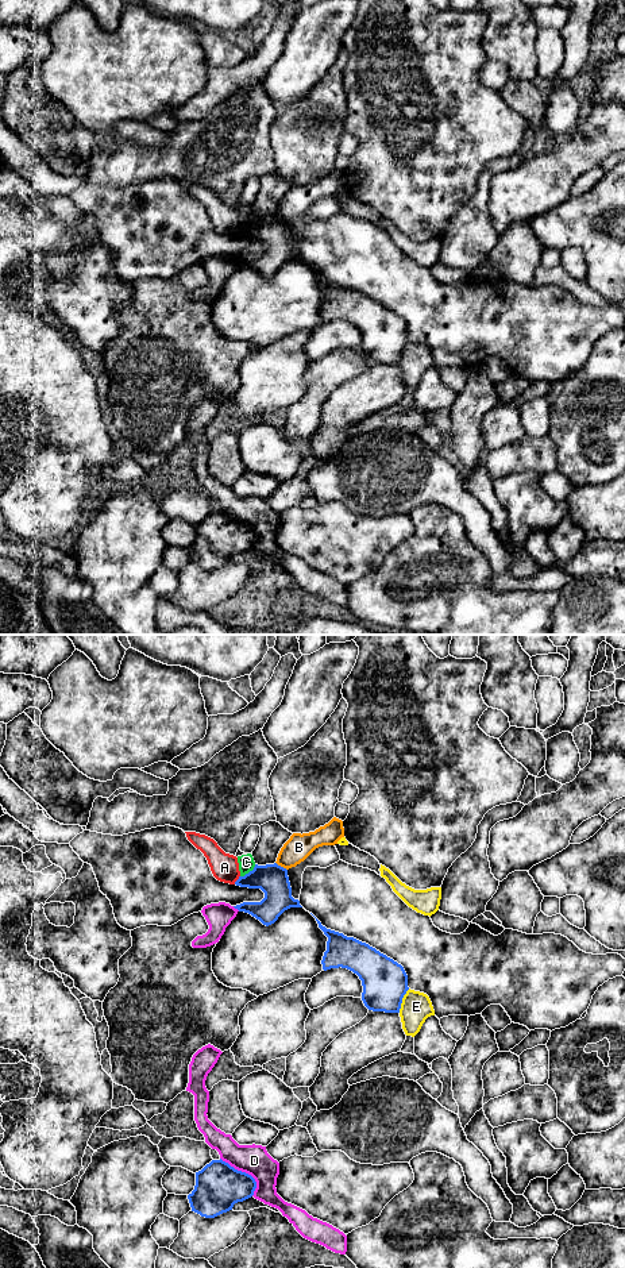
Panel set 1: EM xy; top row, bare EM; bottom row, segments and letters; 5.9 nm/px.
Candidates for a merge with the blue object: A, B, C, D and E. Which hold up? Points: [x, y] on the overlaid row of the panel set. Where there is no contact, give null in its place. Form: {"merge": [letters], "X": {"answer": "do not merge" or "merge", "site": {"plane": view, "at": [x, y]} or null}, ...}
{"merge": [], "A": {"answer": "do not merge", "site": {"plane": "xy", "at": [238, 879]}}, "B": {"answer": "do not merge", "site": {"plane": "xy", "at": [280, 866]}}, "C": {"answer": "do not merge", "site": {"plane": "xy", "at": [250, 871]}}, "D": {"answer": "do not merge", "site": {"plane": "xy", "at": [245, 1172]}}, "E": {"answer": "do not merge", "site": {"plane": "xy", "at": [401, 1001]}}}

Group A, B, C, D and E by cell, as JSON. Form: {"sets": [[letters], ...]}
{"sets": [["A"], ["B"], ["C", "D"], ["E"]]}

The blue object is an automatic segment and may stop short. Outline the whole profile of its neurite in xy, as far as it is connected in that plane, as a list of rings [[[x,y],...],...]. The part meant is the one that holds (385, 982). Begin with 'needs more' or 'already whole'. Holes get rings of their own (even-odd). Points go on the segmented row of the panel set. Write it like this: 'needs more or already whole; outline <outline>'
already whole; outline [[[316,921],[328,937],[323,970],[342,967],[352,971],[362,980],[362,1001],[369,1010],[400,1013],[402,998],[409,990],[404,967],[369,944],[327,929]]]

